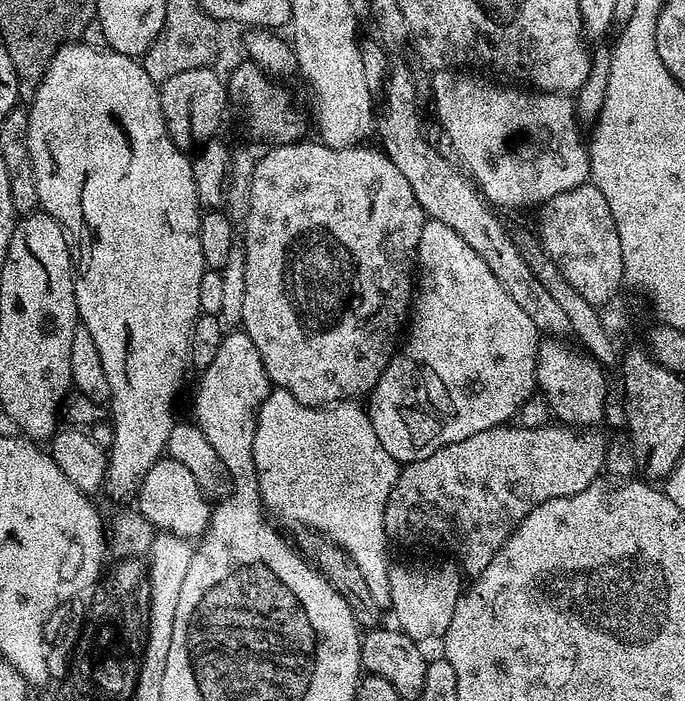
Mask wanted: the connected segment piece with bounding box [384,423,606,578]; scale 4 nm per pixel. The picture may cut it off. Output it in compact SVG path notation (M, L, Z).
M511 423L499 424L497 428L482 430L482 434L474 434L474 438L462 438L462 442L454 442L450 446L442 446L442 450L434 450L430 458L422 458L413 464L405 464L401 467L398 474L398 482L394 482L394 490L390 490L390 498L386 502L386 514L384 515L384 532L388 535L389 541L400 544L433 544L436 548L445 548L446 551L452 552L451 559L465 573L469 572L469 577L476 577L498 554L498 550L508 540L509 534L520 525L522 518L530 514L542 502L550 498L566 498L586 490L601 475L604 468L604 457L606 449L606 437L604 438L600 430L577 430L572 426L545 426L543 428L521 428L513 426Z

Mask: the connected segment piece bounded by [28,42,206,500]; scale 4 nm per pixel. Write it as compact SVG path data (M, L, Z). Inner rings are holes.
M73 42L64 44L54 54L54 58L50 62L50 66L46 70L44 79L40 81L36 97L30 101L28 108L28 149L30 150L30 162L34 166L34 178L38 186L38 198L40 199L40 208L52 216L59 224L62 225L64 231L71 243L74 245L72 248L72 259L74 261L74 275L76 278L76 314L79 323L86 330L90 330L90 338L94 338L94 346L98 346L98 354L102 358L102 370L106 370L106 382L110 382L110 394L112 399L110 401L110 423L114 430L114 442L110 451L107 453L108 458L108 476L104 479L103 491L109 492L116 500L124 500L128 495L135 493L139 489L142 478L146 474L146 470L150 470L150 466L154 466L156 460L161 459L165 455L168 447L168 439L170 438L170 430L174 423L172 417L172 407L176 404L176 395L180 392L180 383L184 380L184 367L187 369L190 364L190 357L188 354L188 347L192 341L192 327L196 321L196 317L201 315L200 303L198 302L198 286L202 282L202 274L206 271L206 265L202 258L202 242L198 242L198 234L200 233L200 222L202 219L202 209L200 206L200 199L196 197L194 190L194 170L192 169L192 160L189 153L185 149L180 148L170 138L168 127L164 121L162 114L162 106L160 105L160 89L154 81L150 78L150 74L146 74L143 63L135 56L127 56L126 54L118 54L109 50L107 47L95 48L83 42Z

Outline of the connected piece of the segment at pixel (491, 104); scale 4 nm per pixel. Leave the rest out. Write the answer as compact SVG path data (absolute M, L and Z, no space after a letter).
M436 70L431 75L439 127L489 204L497 209L532 208L535 204L536 208L563 191L589 183L586 140L580 137L571 95L523 92L516 88L520 86L495 84L480 76L467 76L464 70Z

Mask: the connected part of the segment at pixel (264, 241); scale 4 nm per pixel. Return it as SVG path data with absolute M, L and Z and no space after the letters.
M312 138L302 139L297 144L278 144L269 147L265 151L268 153L256 160L254 178L250 186L250 210L246 214L244 221L242 221L242 228L244 228L242 239L244 242L244 253L246 254L246 295L242 302L242 318L240 319L242 331L248 335L250 342L254 342L254 346L258 346L258 354L262 354L262 366L266 366L266 374L273 385L286 389L290 394L294 394L294 398L298 398L300 404L305 404L311 408L323 408L327 405L339 404L346 400L356 400L360 398L363 392L364 395L371 393L373 386L378 382L378 378L386 370L386 366L391 362L394 353L397 351L398 341L401 339L402 329L409 319L410 305L414 299L414 269L418 264L416 252L418 250L418 242L422 238L422 226L426 219L424 211L418 202L418 198L414 198L414 190L410 190L410 182L406 182L406 178L402 175L402 170L398 170L398 166L394 166L394 162L390 162L388 155L376 146L373 146L373 148L360 147L331 148Z

